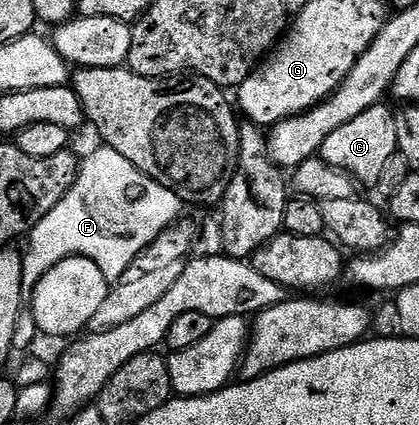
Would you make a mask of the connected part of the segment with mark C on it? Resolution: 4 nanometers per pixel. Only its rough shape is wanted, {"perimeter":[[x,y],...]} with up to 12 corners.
{"perimeter":[[381,103],[326,135],[318,156],[374,187],[397,152]]}

